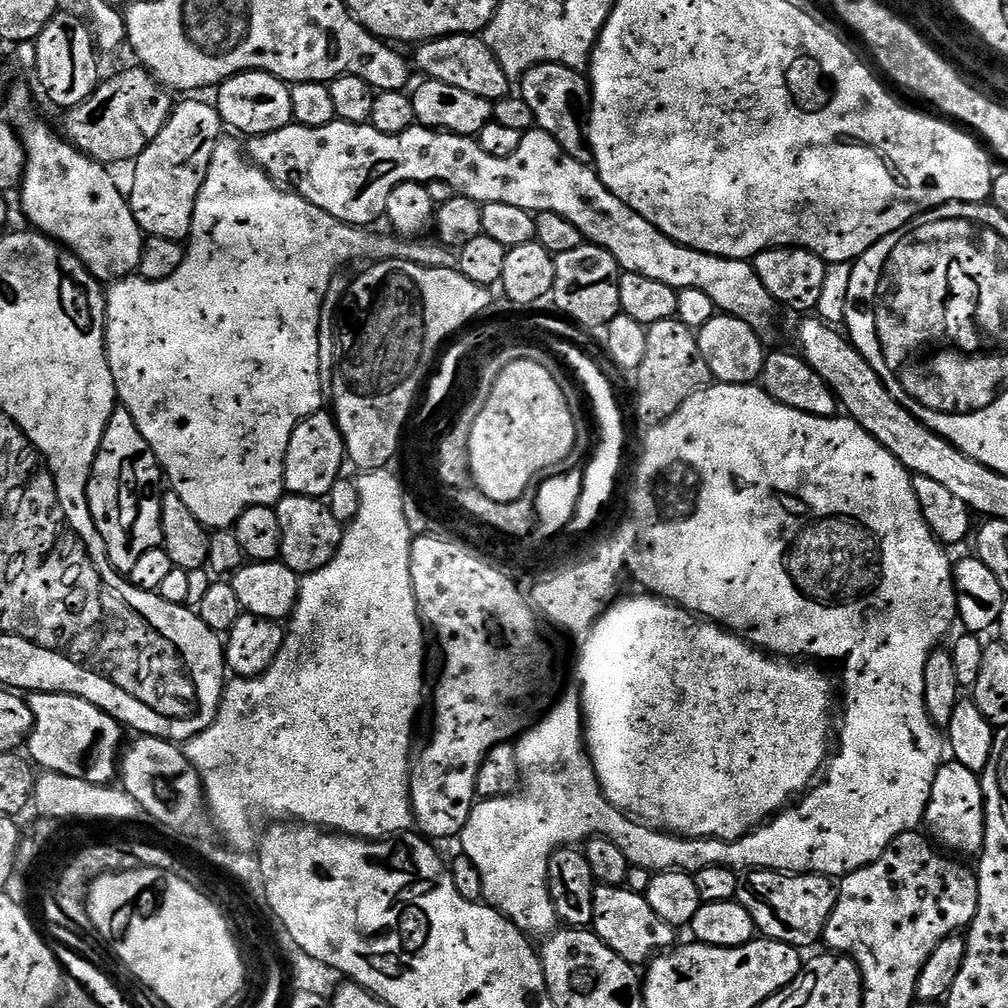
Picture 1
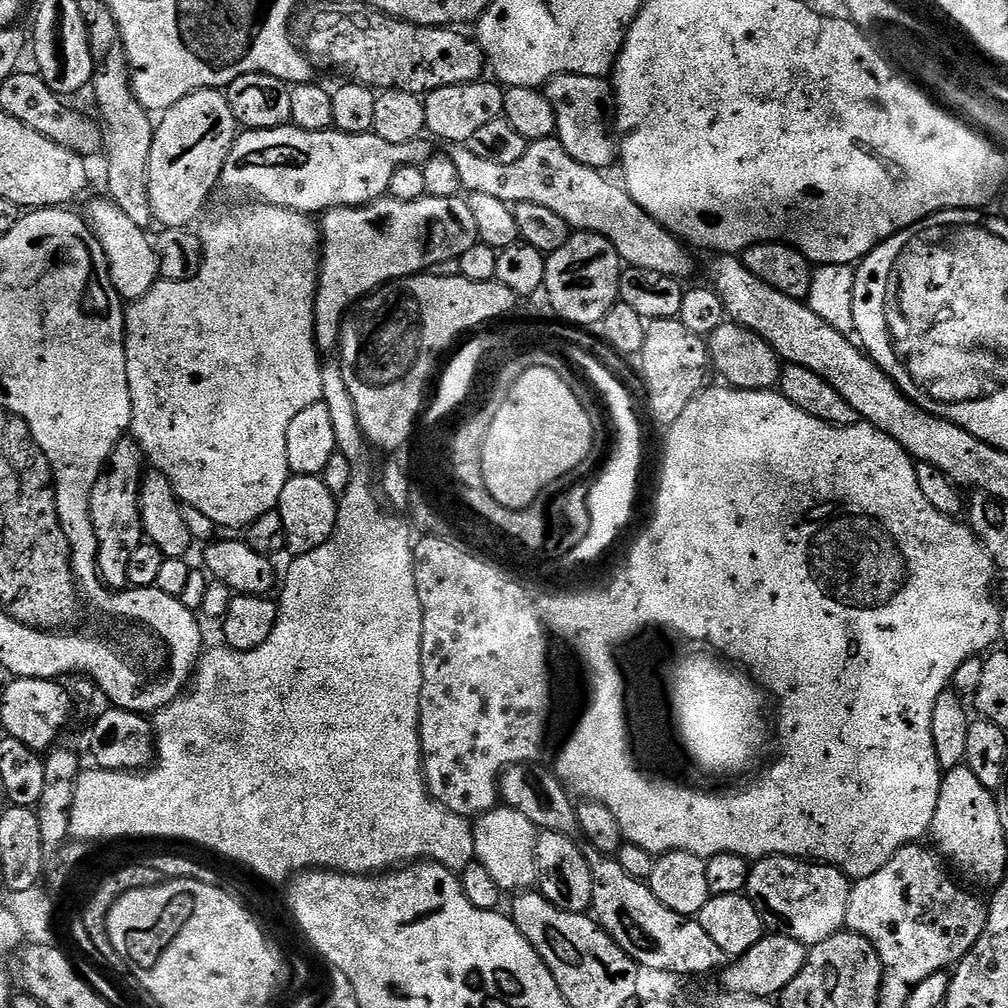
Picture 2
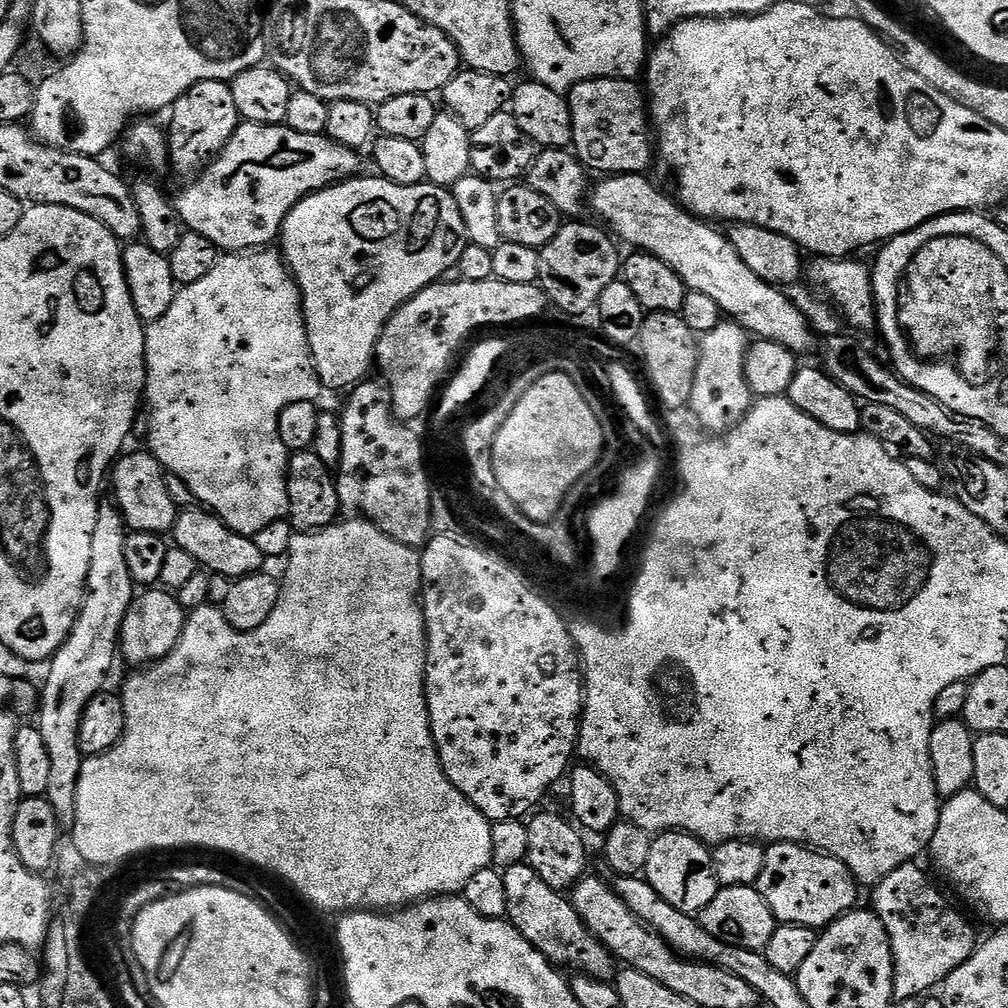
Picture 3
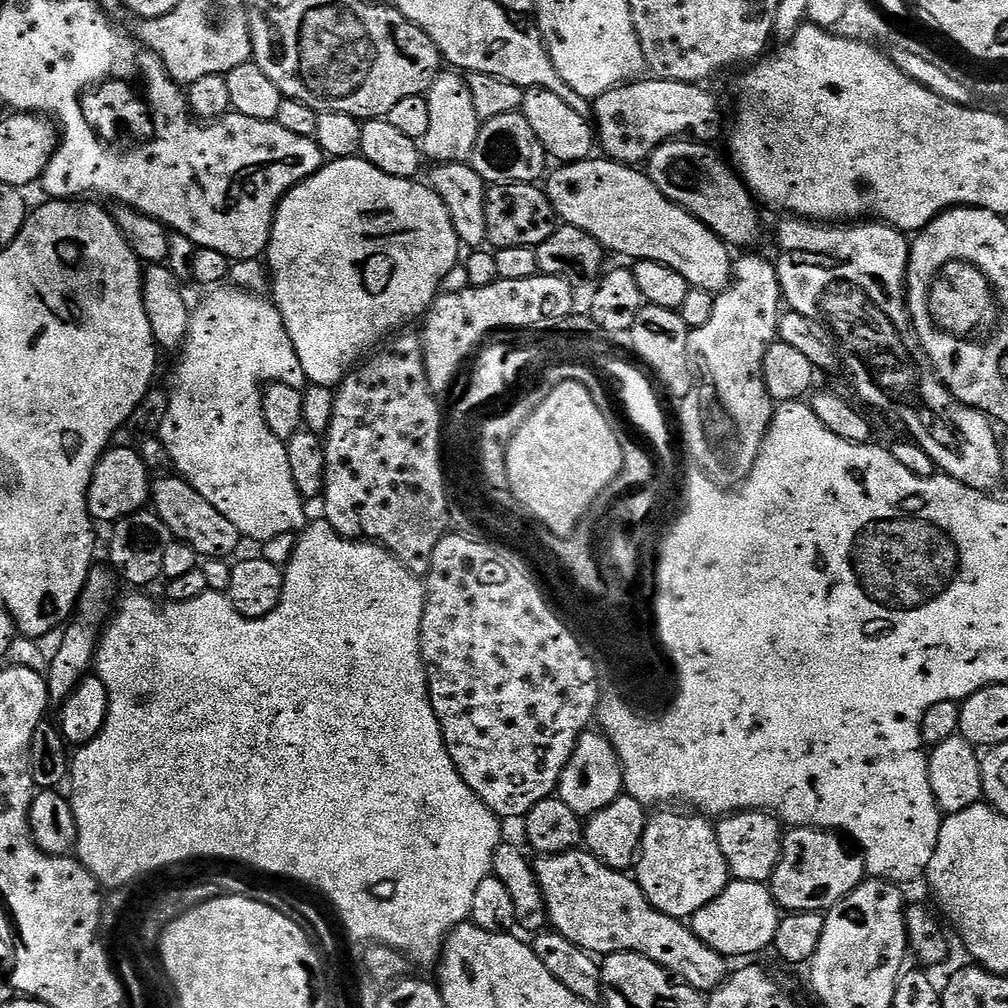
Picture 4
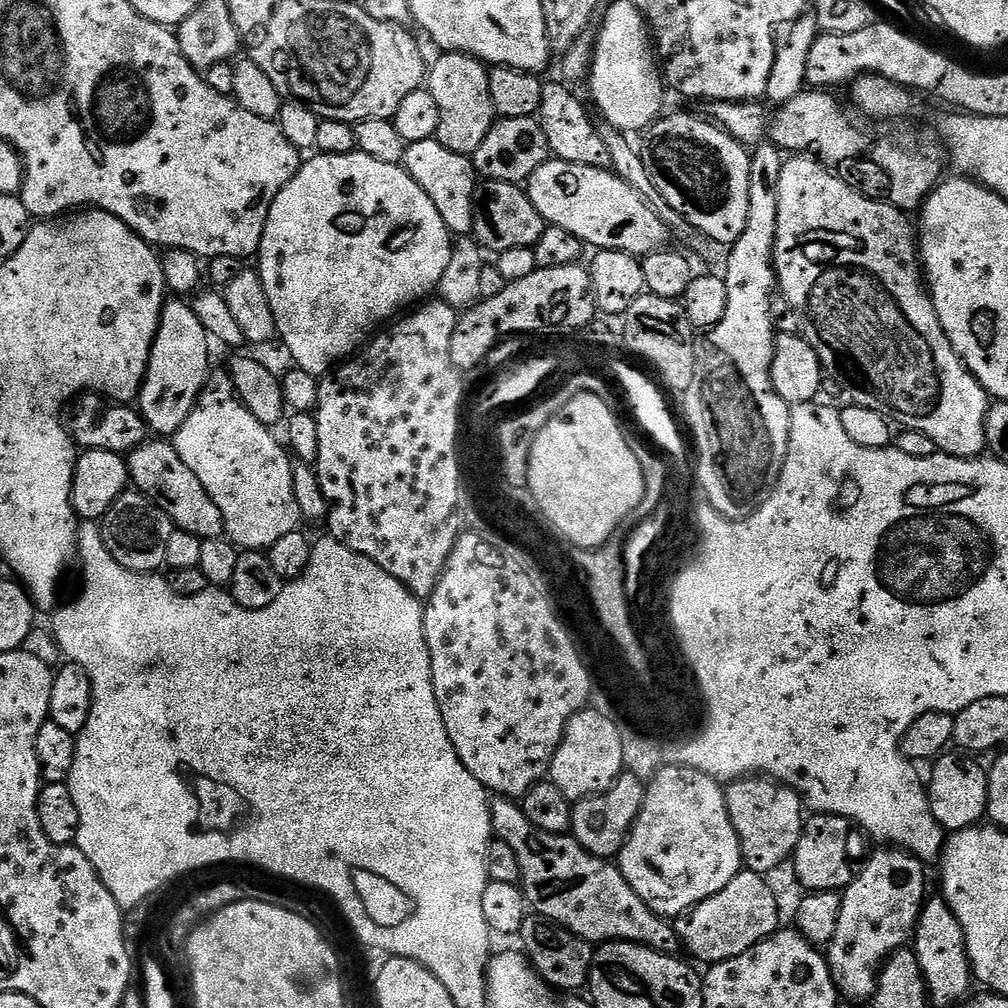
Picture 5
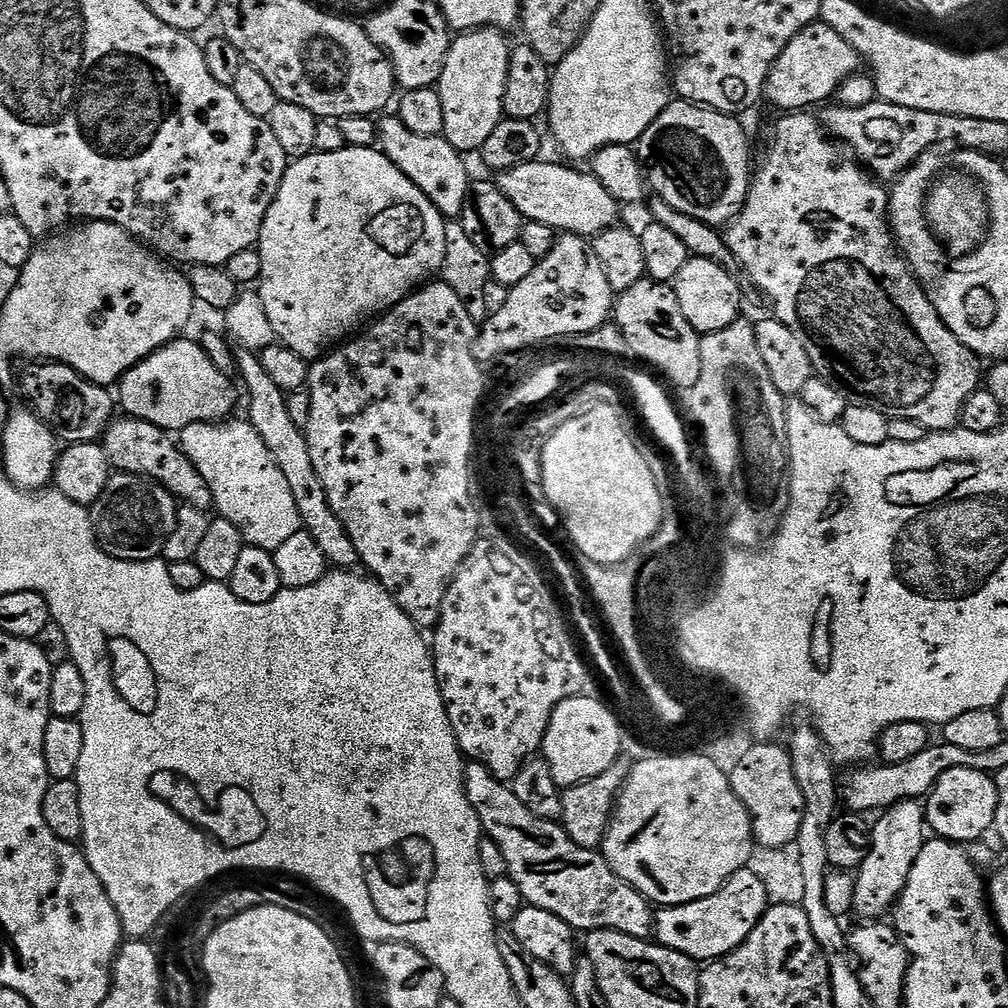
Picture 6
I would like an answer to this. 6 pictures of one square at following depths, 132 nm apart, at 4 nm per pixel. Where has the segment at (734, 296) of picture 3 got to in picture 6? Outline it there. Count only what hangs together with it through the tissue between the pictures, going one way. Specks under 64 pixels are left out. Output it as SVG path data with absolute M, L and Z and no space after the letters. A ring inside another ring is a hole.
M539 159L529 164L514 166L499 173L498 183L502 194L514 202L514 206L524 215L525 221L542 222L555 228L557 233L571 234L585 238L595 238L607 228L617 227L616 220L622 212L621 205L587 171L579 172L579 167L564 164L540 164Z

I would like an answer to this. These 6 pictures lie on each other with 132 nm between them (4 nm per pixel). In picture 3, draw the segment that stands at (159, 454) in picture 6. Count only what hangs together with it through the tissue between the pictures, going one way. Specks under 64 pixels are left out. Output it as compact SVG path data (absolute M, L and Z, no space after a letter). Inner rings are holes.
M199 507L181 511L176 517L176 525L170 536L175 547L186 550L186 554L190 554L190 558L194 558L197 565L212 576L227 576L231 581L239 580L242 576L261 571L266 564L266 557L258 550L253 537L230 530L230 526L226 526L211 512Z

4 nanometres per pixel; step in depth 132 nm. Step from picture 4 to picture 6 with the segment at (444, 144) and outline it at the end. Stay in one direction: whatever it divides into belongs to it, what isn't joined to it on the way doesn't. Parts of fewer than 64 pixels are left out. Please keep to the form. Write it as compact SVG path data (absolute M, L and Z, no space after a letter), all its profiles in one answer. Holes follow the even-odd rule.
M478 28L460 32L453 39L444 60L438 91L442 98L444 139L462 154L479 153L481 146L505 119L506 78L510 70L512 48L498 28Z

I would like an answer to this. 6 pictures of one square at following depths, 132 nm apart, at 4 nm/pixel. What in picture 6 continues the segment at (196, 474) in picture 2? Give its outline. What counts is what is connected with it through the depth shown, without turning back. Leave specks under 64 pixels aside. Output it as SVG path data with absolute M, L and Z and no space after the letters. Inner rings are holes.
M229 419L227 422L213 422L210 424L191 424L179 433L178 443L188 455L188 460L202 474L206 486L212 495L212 502L223 519L234 522L242 534L245 545L261 548L275 553L282 542L290 542L294 534L302 530L298 505L294 502L294 494L290 492L290 482L286 482L286 474L278 470L278 462L274 462L274 454L266 450L266 442L258 438L258 430L249 424L247 419Z

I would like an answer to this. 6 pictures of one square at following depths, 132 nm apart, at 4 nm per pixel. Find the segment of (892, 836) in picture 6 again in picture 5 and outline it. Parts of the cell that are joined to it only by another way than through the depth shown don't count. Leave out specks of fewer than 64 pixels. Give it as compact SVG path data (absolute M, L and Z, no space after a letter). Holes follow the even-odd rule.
M884 846L868 861L863 861L853 881L843 889L840 901L842 910L838 914L838 930L834 930L834 938L826 945L828 968L832 972L832 980L836 983L837 993L841 997L849 996L852 1000L871 1001L876 992L876 983L885 960L894 952L900 951L909 943L915 933L916 922L920 919L920 910L926 903L924 896L925 861L919 860L910 852L895 846Z

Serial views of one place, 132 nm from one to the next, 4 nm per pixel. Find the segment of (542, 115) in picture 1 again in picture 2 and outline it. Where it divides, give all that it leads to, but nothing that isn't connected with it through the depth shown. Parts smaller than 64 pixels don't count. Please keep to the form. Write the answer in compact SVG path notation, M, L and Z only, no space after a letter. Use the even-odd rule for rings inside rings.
M562 74L548 81L542 89L544 96L554 106L556 119L555 139L582 166L608 170L618 160L618 136L614 131L614 93L612 85L603 76Z

